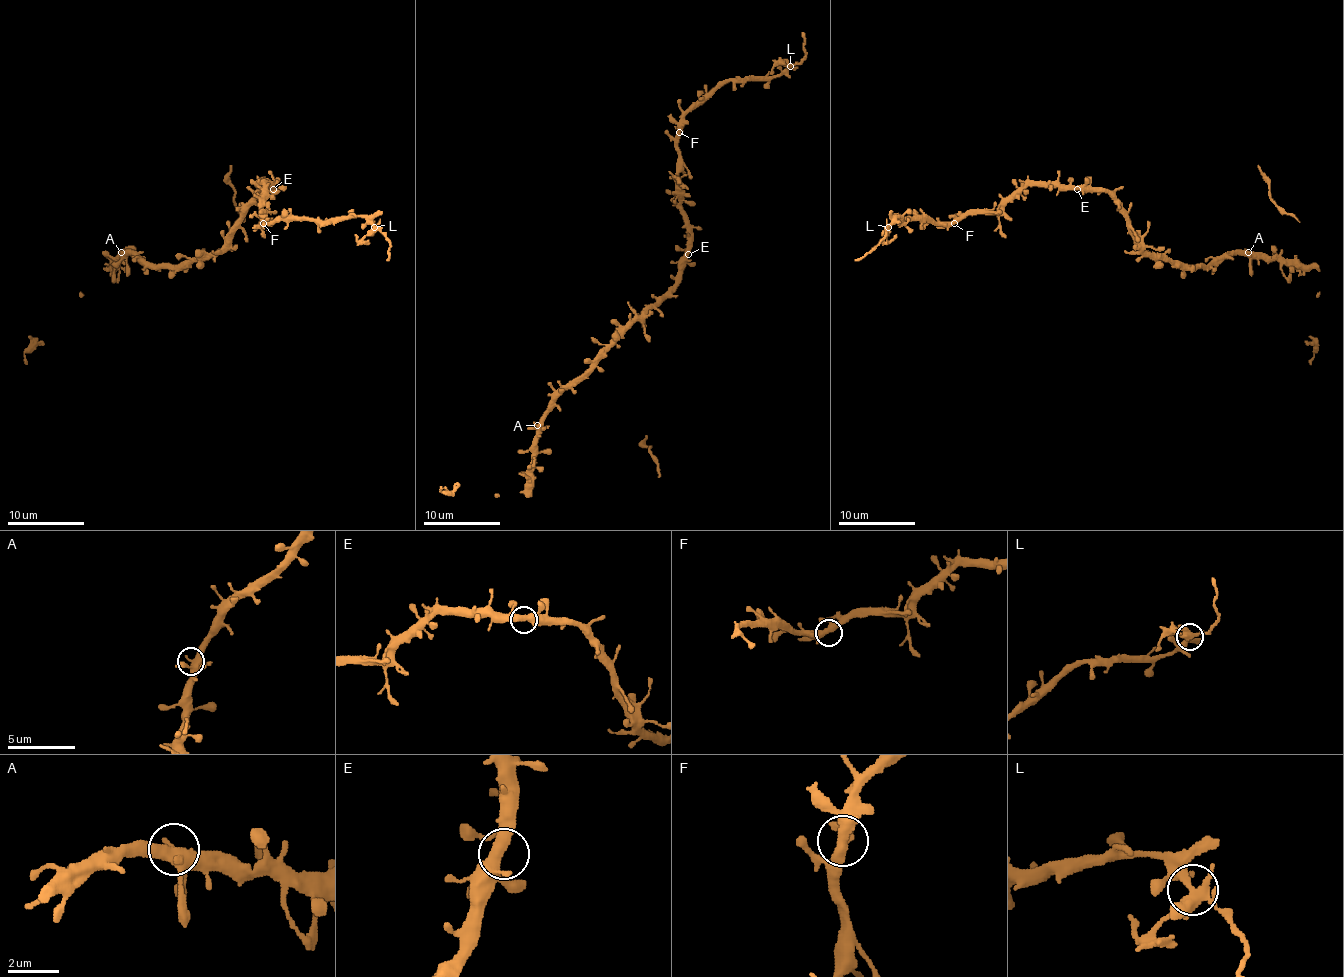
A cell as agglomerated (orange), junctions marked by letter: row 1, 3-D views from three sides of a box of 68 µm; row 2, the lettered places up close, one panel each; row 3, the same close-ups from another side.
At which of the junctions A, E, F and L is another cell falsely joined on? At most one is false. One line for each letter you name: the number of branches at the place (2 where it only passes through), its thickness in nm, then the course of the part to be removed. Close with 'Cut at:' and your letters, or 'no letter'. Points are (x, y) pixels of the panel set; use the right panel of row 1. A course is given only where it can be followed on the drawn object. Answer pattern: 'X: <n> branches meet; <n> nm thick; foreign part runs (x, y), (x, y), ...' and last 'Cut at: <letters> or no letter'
L: 5 branches meet; 360 nm thick; foreign part runs (889, 227), (887, 235), (854, 260)
Cut at: L

